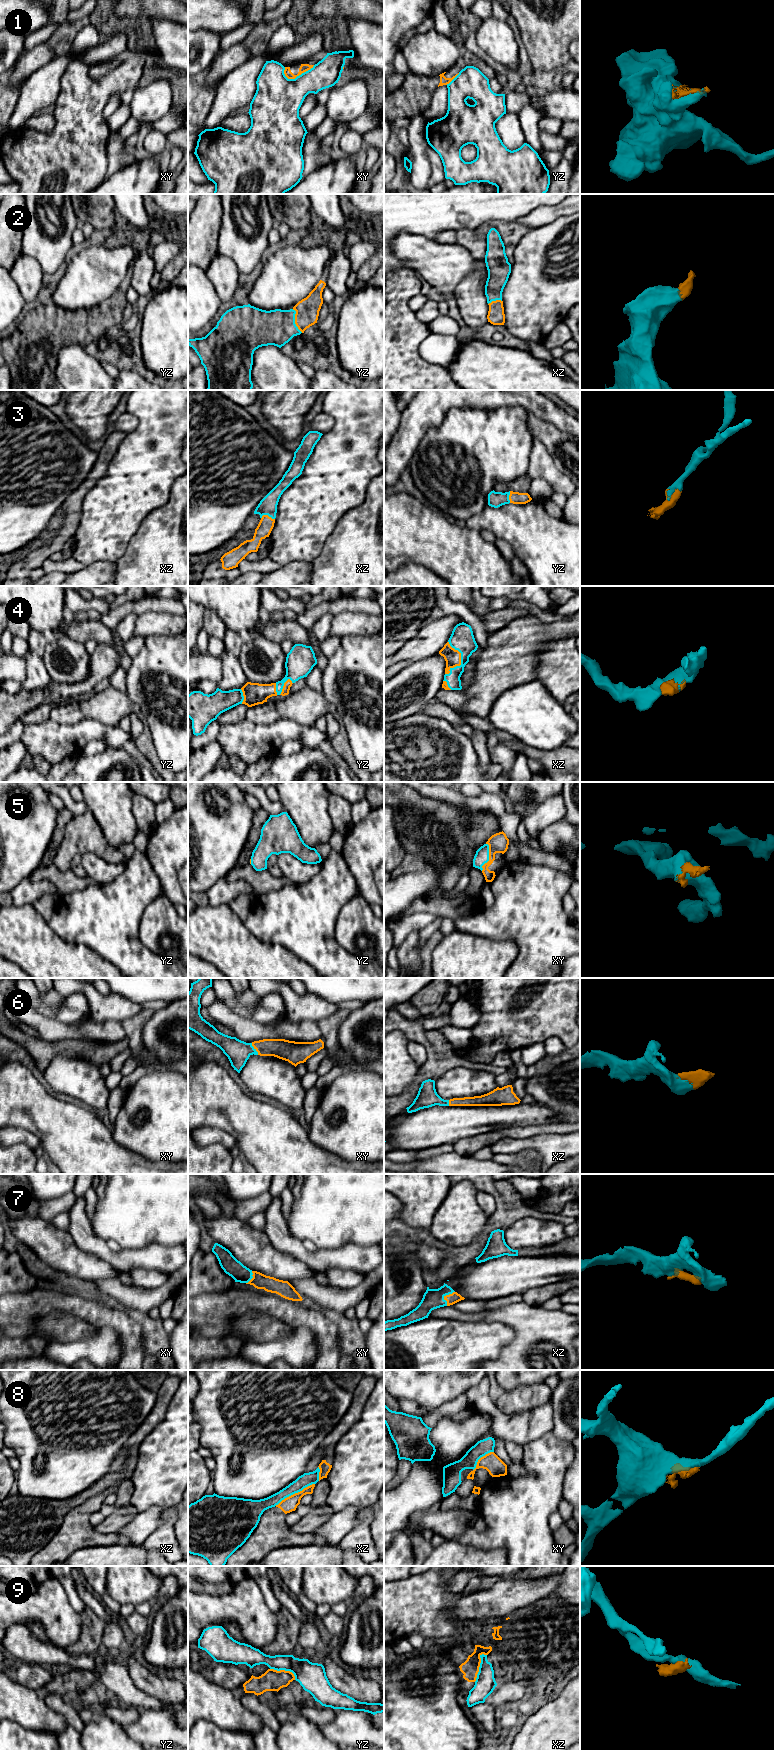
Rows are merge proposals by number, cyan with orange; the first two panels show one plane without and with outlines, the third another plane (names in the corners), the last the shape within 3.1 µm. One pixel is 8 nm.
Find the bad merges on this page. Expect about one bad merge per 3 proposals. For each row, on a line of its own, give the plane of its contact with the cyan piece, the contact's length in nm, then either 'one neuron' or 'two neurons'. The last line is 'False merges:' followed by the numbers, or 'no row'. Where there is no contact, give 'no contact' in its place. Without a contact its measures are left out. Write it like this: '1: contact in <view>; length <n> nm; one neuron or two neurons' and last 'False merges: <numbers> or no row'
1: contact in xy; length 260 nm; two neurons
2: contact in yz; length 200 nm; one neuron
3: contact in xz; length 110 nm; one neuron
4: contact in xz; length 280 nm; one neuron
5: contact in xy; length 220 nm; one neuron
6: contact in xy; length 110 nm; one neuron
7: contact in xz; length 140 nm; one neuron
8: contact in xz; length 360 nm; two neurons
9: contact in xz; length 240 nm; two neurons
False merges: 1, 8, 9

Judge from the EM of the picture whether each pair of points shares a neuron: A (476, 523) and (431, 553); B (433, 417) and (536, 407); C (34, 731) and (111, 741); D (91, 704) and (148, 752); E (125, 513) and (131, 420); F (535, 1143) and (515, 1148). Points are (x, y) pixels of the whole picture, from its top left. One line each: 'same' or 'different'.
A: different
B: same
C: same
D: same
E: different
F: same

